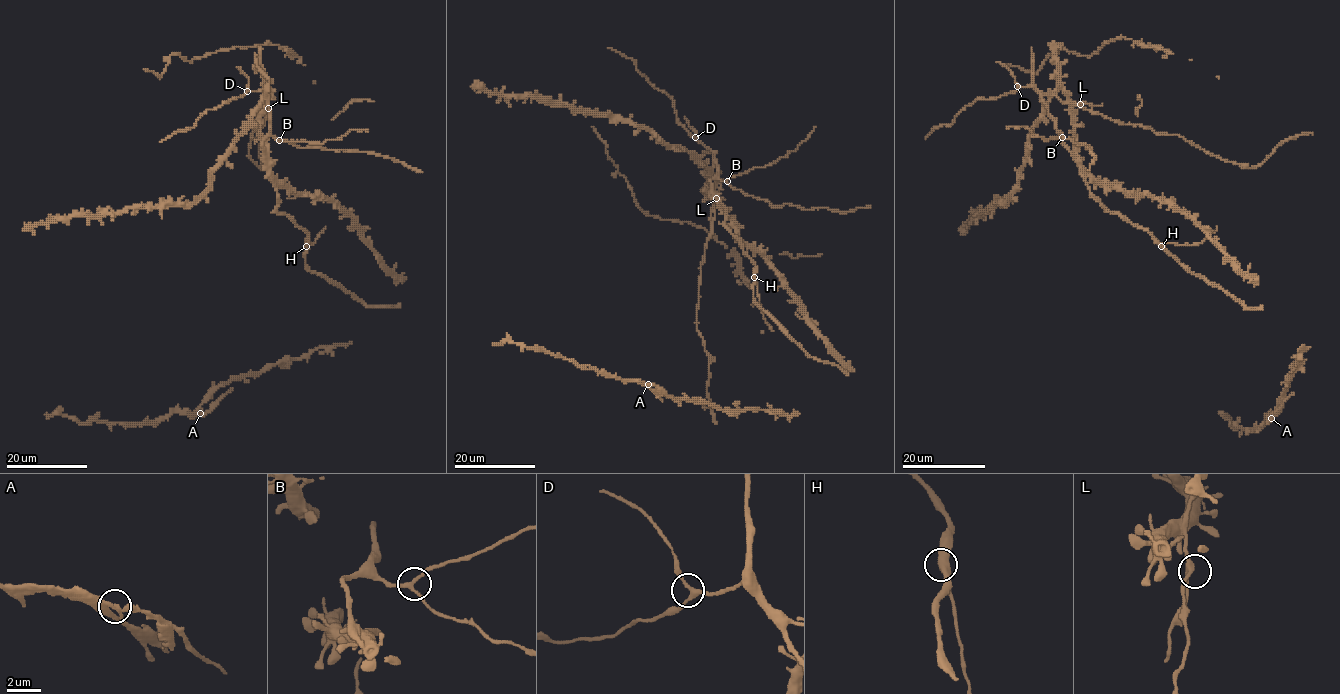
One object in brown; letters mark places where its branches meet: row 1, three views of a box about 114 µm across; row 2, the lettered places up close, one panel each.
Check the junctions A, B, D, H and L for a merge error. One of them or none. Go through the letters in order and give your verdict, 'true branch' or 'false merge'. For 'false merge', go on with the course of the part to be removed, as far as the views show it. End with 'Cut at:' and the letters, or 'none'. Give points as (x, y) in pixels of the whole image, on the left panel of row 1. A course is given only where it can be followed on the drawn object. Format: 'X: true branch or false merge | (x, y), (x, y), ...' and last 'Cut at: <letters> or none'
A: false merge | (200, 413), (208, 413), (233, 389)
B: true branch
D: true branch
H: true branch
L: true branch
Cut at: A

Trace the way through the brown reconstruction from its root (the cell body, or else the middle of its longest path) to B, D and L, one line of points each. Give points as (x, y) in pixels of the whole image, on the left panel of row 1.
B: (307, 245), (308, 234), (284, 213), (276, 210), (277, 191), (262, 141), (267, 136), (279, 140)
D: (307, 245), (308, 234), (284, 213), (276, 210), (277, 191), (262, 145), (269, 125), (266, 92), (247, 91)
L: (307, 245), (308, 234), (284, 213), (276, 210), (277, 191), (261, 133), (261, 111), (268, 108)

